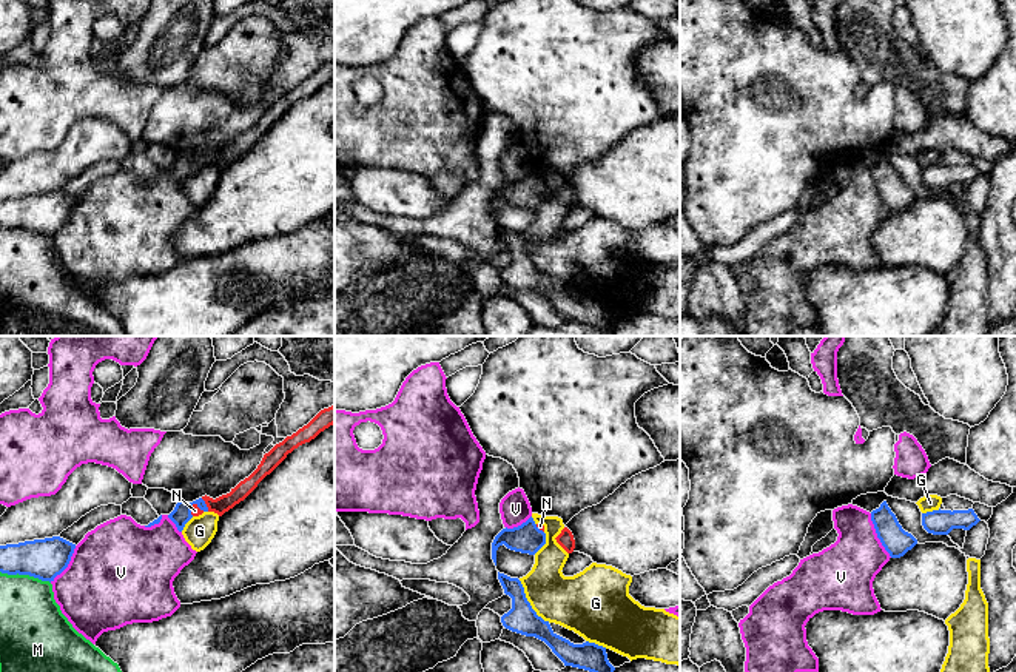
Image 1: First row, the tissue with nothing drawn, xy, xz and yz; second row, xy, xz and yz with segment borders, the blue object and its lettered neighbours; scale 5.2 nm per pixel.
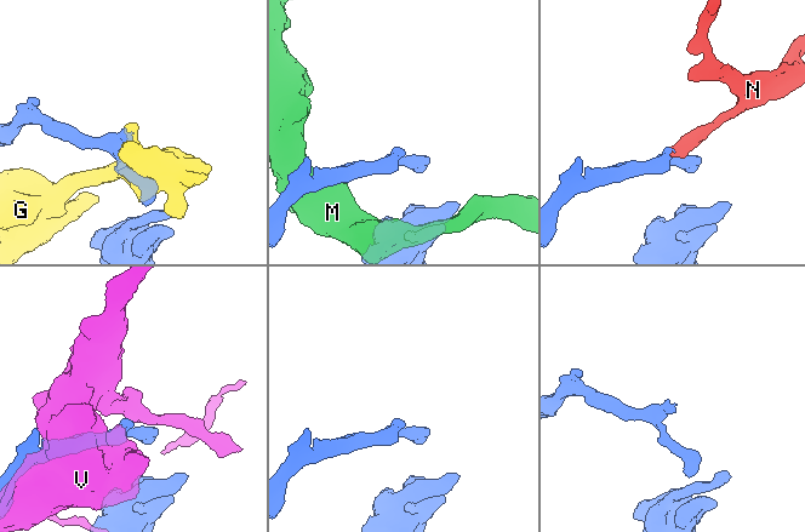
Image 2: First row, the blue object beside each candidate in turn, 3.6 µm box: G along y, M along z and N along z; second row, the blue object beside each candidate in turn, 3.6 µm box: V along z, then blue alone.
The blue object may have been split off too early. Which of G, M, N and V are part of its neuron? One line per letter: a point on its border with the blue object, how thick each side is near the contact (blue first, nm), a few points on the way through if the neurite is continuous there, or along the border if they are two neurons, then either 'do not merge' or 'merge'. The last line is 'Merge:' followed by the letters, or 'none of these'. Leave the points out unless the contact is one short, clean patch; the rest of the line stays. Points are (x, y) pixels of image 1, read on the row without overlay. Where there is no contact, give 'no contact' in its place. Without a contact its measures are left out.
G: meets blue in xz at (529, 258); 160 nm thick on the blue side, 280 nm on the other; do not merge
M: meets blue in xy at (25, 228); 200 nm thick on the blue side, 320 nm on the other; do not merge
N: meets blue in xy at (205, 159); 100 nm thick on the blue side, 90 nm on the other; runs through xy (181, 170), (193, 157), (205, 159), (224, 157); merge
V: meets blue in yz at (878, 190); 140 nm thick on the blue side, 300 nm on the other; do not merge
Merge: N

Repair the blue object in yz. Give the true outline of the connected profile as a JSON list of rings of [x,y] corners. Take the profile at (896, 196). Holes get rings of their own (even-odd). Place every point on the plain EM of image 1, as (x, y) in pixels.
[[[883,156],[879,163],[871,166],[871,176],[877,193],[891,213],[903,211],[917,199],[917,194],[902,183],[886,156]]]

